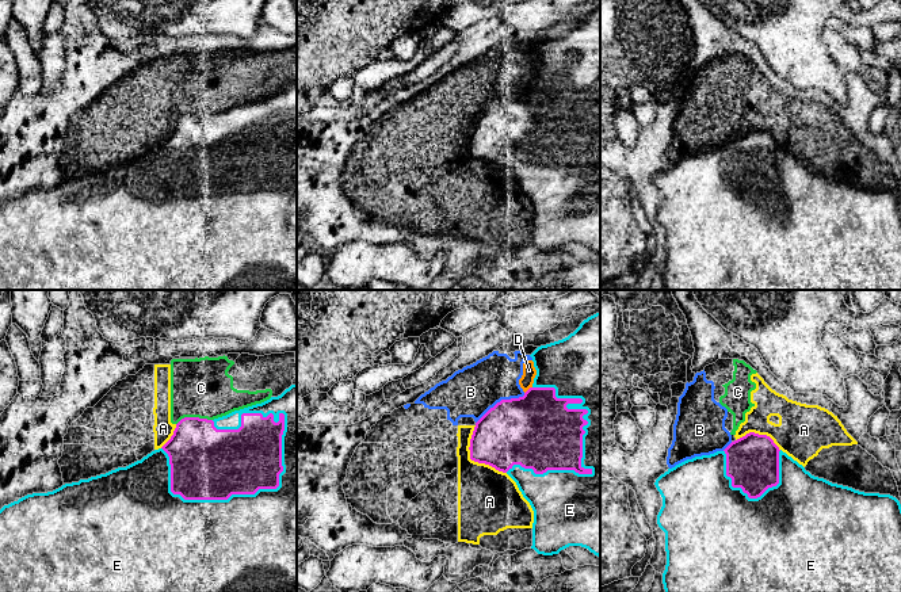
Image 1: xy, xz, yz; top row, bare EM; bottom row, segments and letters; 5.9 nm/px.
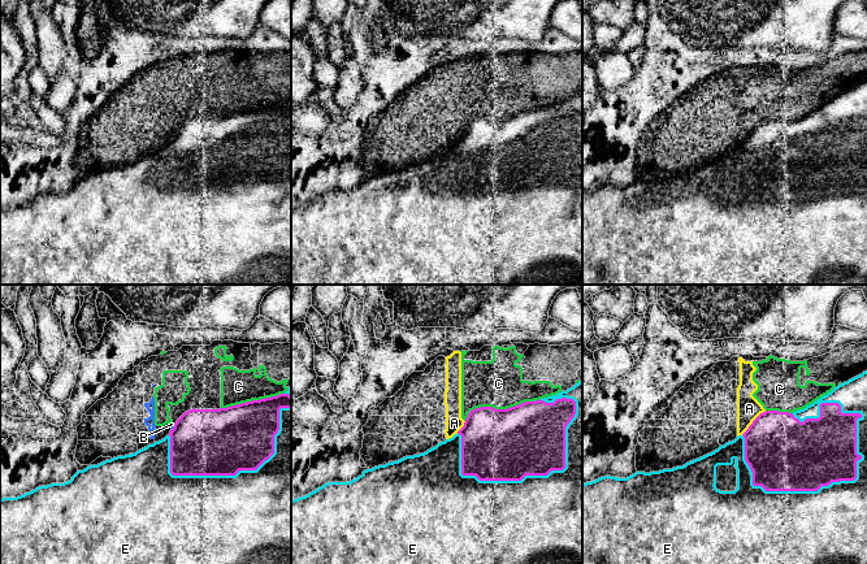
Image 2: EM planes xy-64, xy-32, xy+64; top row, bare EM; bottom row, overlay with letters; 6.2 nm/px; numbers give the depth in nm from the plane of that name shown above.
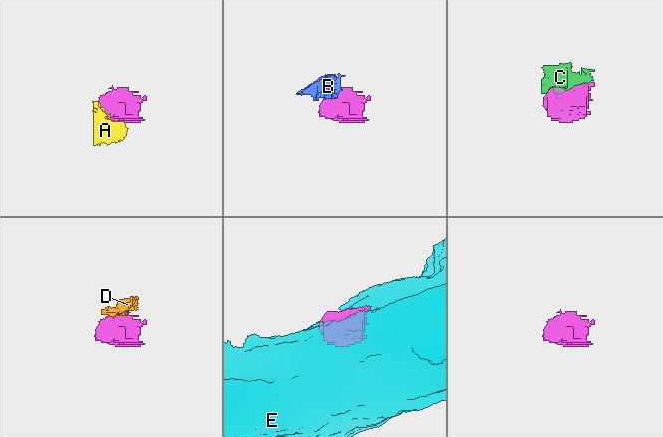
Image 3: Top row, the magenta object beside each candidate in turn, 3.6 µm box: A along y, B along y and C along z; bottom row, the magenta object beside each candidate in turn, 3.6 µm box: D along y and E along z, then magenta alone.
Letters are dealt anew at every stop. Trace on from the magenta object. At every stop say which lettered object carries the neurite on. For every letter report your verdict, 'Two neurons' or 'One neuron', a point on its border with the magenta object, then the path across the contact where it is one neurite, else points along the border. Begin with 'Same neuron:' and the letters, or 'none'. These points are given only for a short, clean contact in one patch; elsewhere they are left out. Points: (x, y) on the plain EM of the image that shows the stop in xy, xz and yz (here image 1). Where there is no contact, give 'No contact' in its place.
Same neuron: E
A: Two neurons. Touches magenta at xz (472, 156). Boundary: xz (474, 122), (469, 153), (506, 170)
B: Two neurons. Touches magenta at xz (501, 96)
C: Two neurons. Touches magenta at xy (194, 114)
D: Two neurons. Touches magenta at xz (527, 87). Boundary: xz (531, 83), (525, 90)
E: One neuron. Touches magenta at xy (237, 190)

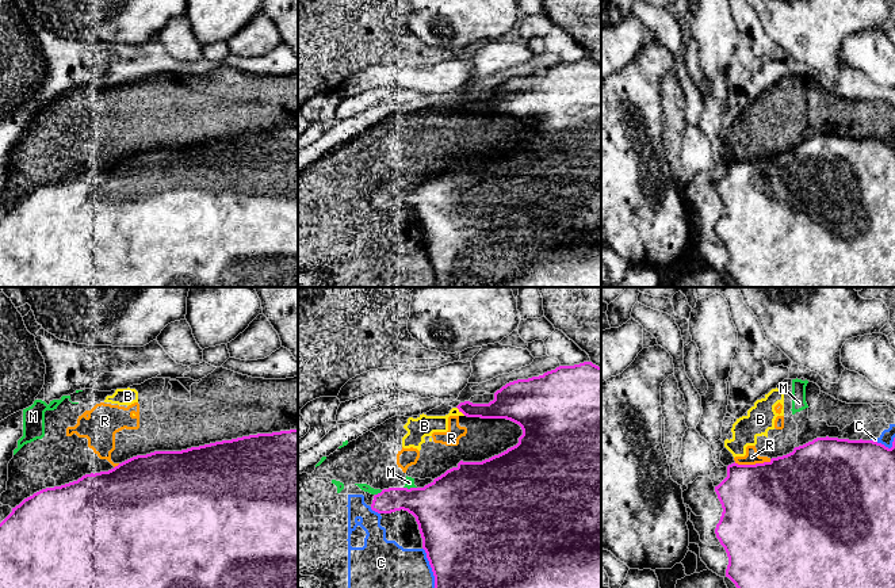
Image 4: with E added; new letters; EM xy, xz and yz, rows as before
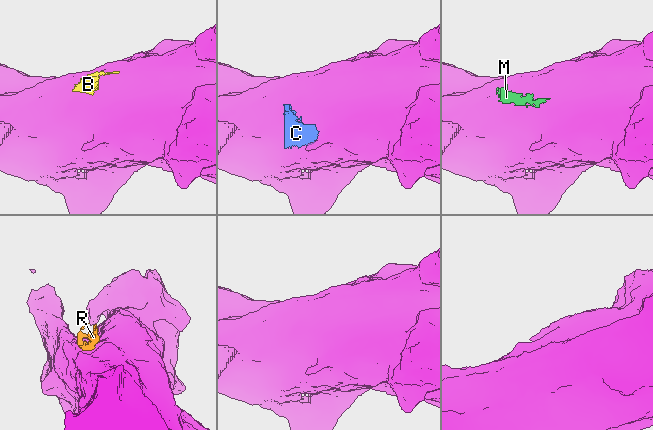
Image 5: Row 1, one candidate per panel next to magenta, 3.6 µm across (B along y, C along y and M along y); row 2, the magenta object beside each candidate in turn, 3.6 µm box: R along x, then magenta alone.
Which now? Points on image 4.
Same neuron: none
B: Two neurons. Touches magenta at xz (461, 107). Boundary: xz (456, 103), (465, 111)
C: Two neurons. Touches magenta at xz (432, 266)
M: Two neurons. Touches magenta at xz (410, 184)
R: Two neurons. Touches magenta at yz (752, 161)

